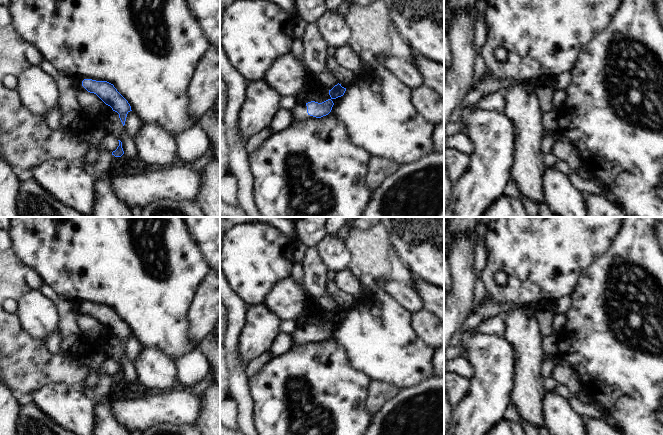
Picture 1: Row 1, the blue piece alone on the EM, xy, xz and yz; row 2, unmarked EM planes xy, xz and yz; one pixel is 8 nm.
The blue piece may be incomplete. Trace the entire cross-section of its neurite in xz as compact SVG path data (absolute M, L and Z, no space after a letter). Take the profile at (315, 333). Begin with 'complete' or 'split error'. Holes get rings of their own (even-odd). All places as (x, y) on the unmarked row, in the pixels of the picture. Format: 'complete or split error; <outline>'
split error; M328 323L322 327L311 325L308 327L297 326L294 332L288 334L292 339L292 346L297 346L307 339L321 342L328 339L333 331L334 327L331 323Z

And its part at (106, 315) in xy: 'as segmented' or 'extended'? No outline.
extended

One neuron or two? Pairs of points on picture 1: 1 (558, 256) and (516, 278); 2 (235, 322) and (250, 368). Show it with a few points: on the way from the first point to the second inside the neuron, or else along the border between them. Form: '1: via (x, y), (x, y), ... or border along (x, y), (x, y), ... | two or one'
1: via (548, 259), (529, 278), (526, 278) | one
2: border along (244, 367), (247, 380) | two

